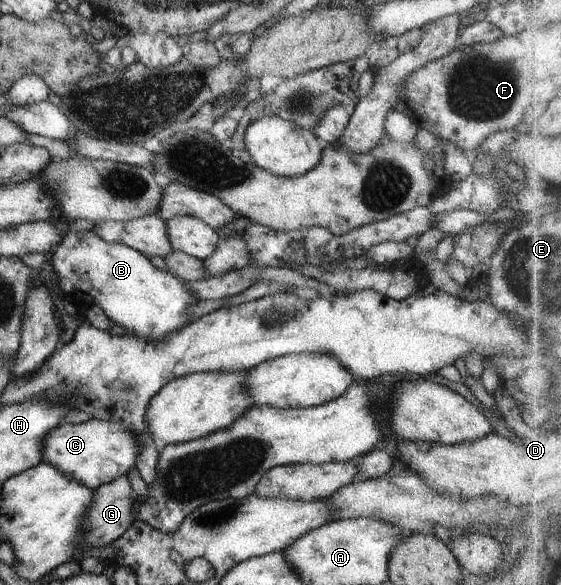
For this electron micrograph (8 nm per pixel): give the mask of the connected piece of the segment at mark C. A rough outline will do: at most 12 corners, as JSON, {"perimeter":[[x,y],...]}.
{"perimeter":[[123,421],[62,423],[43,461],[98,489],[141,447]]}

